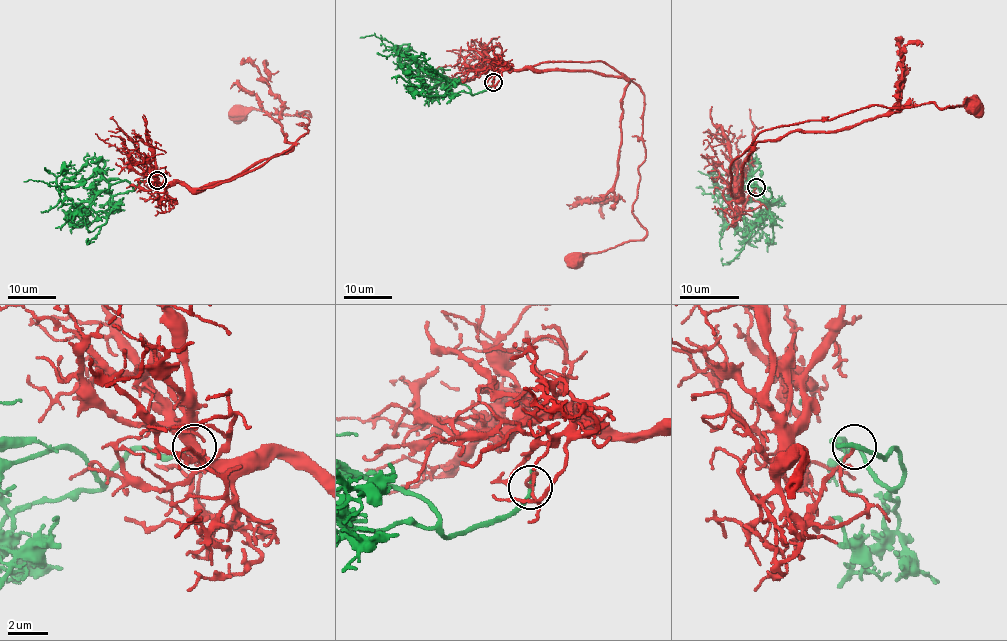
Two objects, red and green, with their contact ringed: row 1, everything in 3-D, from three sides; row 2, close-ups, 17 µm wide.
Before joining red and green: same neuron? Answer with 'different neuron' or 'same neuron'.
different neuron

